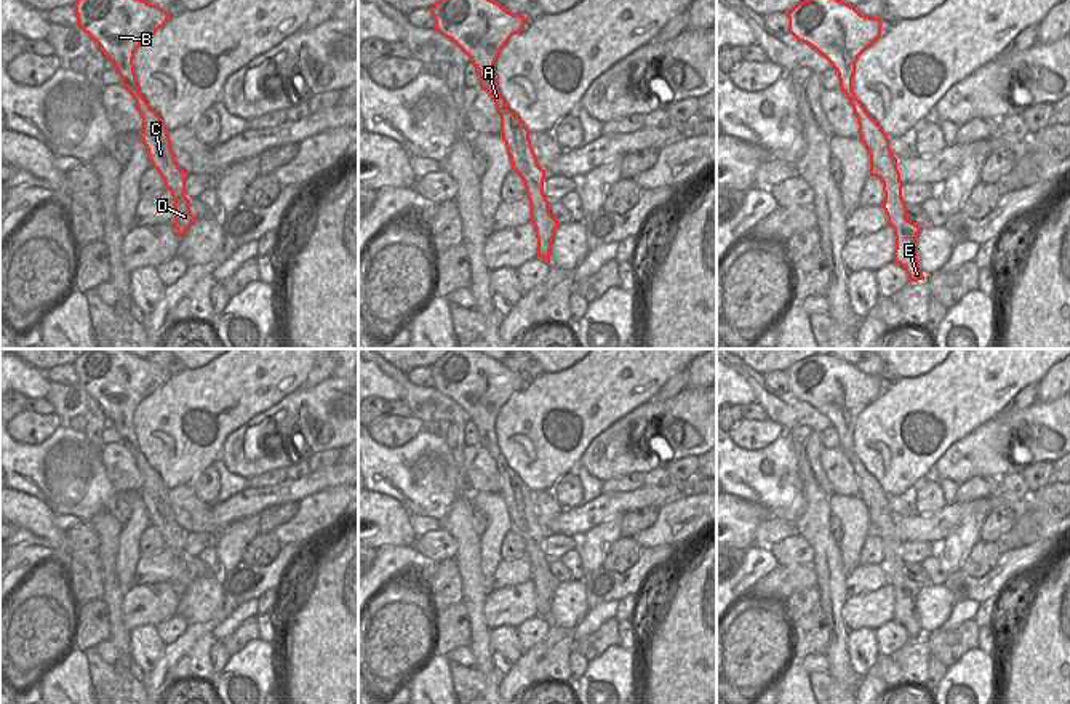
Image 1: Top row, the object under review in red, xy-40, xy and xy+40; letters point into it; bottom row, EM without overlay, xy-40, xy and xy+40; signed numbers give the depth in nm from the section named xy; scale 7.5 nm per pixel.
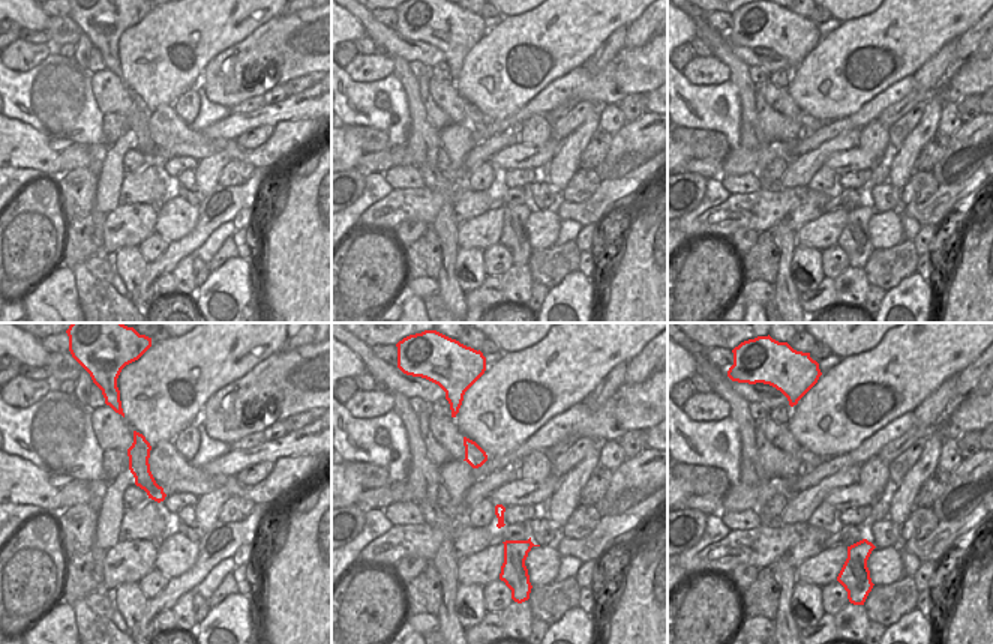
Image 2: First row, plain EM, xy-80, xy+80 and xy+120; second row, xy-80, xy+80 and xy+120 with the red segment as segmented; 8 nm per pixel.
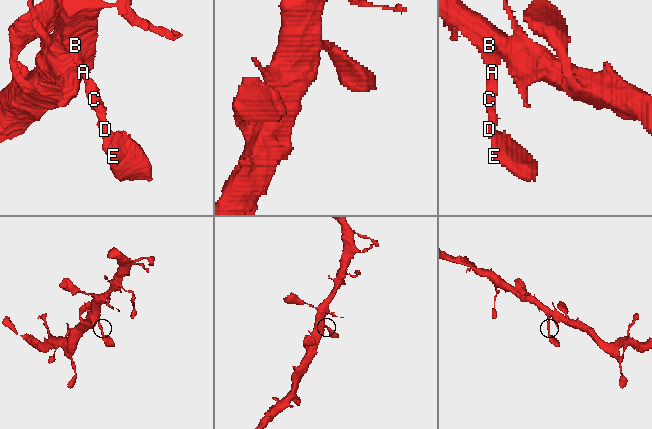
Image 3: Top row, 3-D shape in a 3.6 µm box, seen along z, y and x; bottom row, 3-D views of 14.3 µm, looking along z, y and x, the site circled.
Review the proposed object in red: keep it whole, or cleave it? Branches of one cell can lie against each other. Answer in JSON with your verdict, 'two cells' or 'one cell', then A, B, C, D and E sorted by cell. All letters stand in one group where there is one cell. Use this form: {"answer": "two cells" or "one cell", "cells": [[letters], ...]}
{"answer": "one cell", "cells": [["A", "B", "C", "D", "E"]]}

